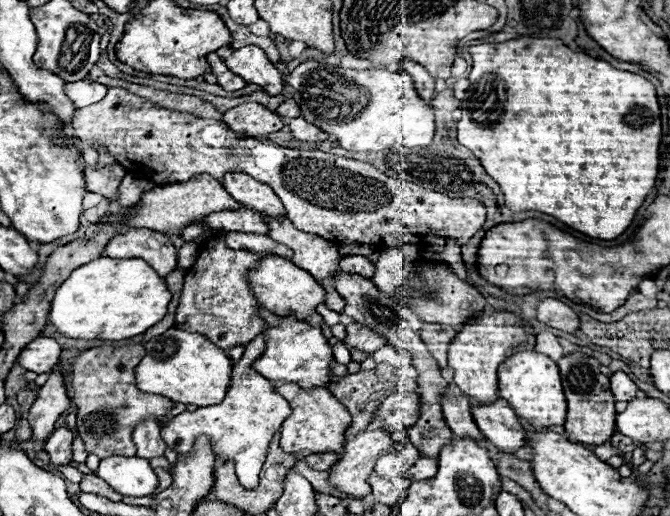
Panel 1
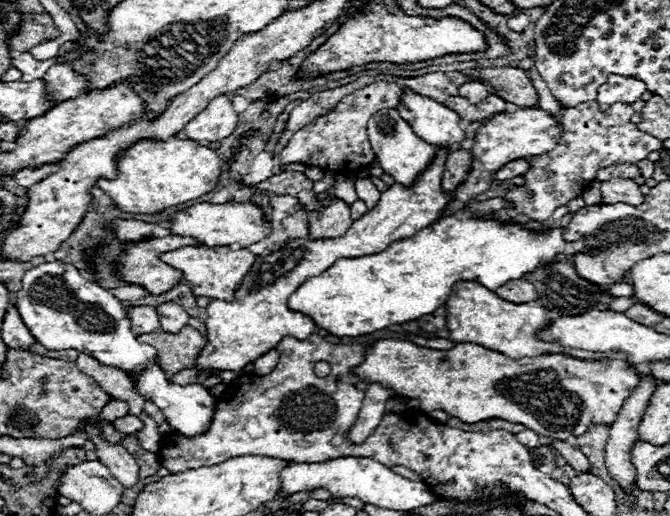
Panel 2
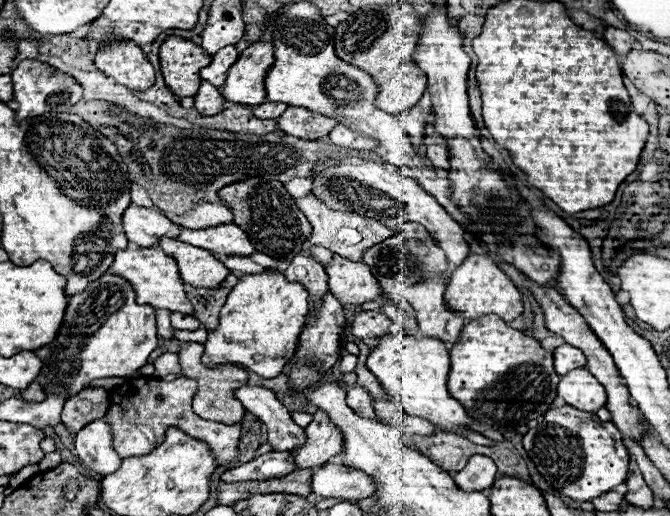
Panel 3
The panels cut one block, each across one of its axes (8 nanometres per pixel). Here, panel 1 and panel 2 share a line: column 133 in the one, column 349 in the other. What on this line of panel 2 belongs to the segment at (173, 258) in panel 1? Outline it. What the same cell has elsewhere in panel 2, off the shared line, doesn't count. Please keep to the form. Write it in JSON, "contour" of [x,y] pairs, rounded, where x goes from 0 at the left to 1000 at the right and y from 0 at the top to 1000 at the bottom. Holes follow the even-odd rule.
{"contour":[[[651,287],[651,310],[645,310],[645,318],[633,326],[633,341],[627,341],[621,357],[612,360],[585,357],[576,372],[567,376],[564,395],[537,426],[531,426],[513,457],[501,465],[430,461],[427,469],[412,469],[403,481],[397,481],[382,500],[382,512],[376,512],[370,535],[352,558],[349,581],[337,585],[316,578],[313,589],[307,593],[304,632],[310,667],[301,674],[293,698],[293,717],[304,721],[343,717],[361,725],[367,705],[409,678],[421,655],[436,651],[454,659],[463,647],[475,643],[475,632],[469,628],[466,616],[451,612],[448,605],[436,605],[427,593],[433,570],[460,539],[490,523],[507,500],[534,500],[570,488],[573,481],[579,481],[579,473],[600,461],[612,461],[624,446],[651,430],[672,388],[672,376],[666,376],[657,360],[666,298],[669,287]]]}

